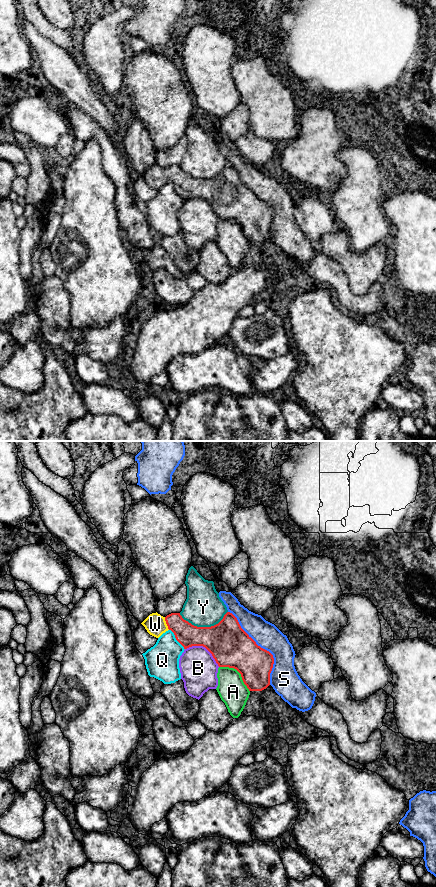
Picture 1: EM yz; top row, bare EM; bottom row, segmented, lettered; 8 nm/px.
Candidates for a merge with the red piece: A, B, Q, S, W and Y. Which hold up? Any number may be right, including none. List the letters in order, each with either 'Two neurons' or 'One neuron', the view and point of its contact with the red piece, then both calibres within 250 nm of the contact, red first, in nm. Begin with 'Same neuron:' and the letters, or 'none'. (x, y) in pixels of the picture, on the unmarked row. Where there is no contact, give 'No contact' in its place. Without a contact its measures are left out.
Same neuron: W
A: Two neurons. Touches red at yz (238, 223). Thickness 320 nm (red) against 220 nm
B: Two neurons. Touches red at yz (204, 198). Thickness 320 nm (red) against 300 nm
Q: Two neurons. Touches red at yz (176, 191). Thickness 190 nm (red) against 280 nm
S: Two neurons. Touches red at yz (262, 200). Thickness 320 nm (red) against 200 nm
W: One neuron. Touches red at yz (166, 175). Thickness 190 nm (red) against 170 nm
Y: Two neurons. Touches red at yz (204, 179). Thickness 320 nm (red) against 300 nm

